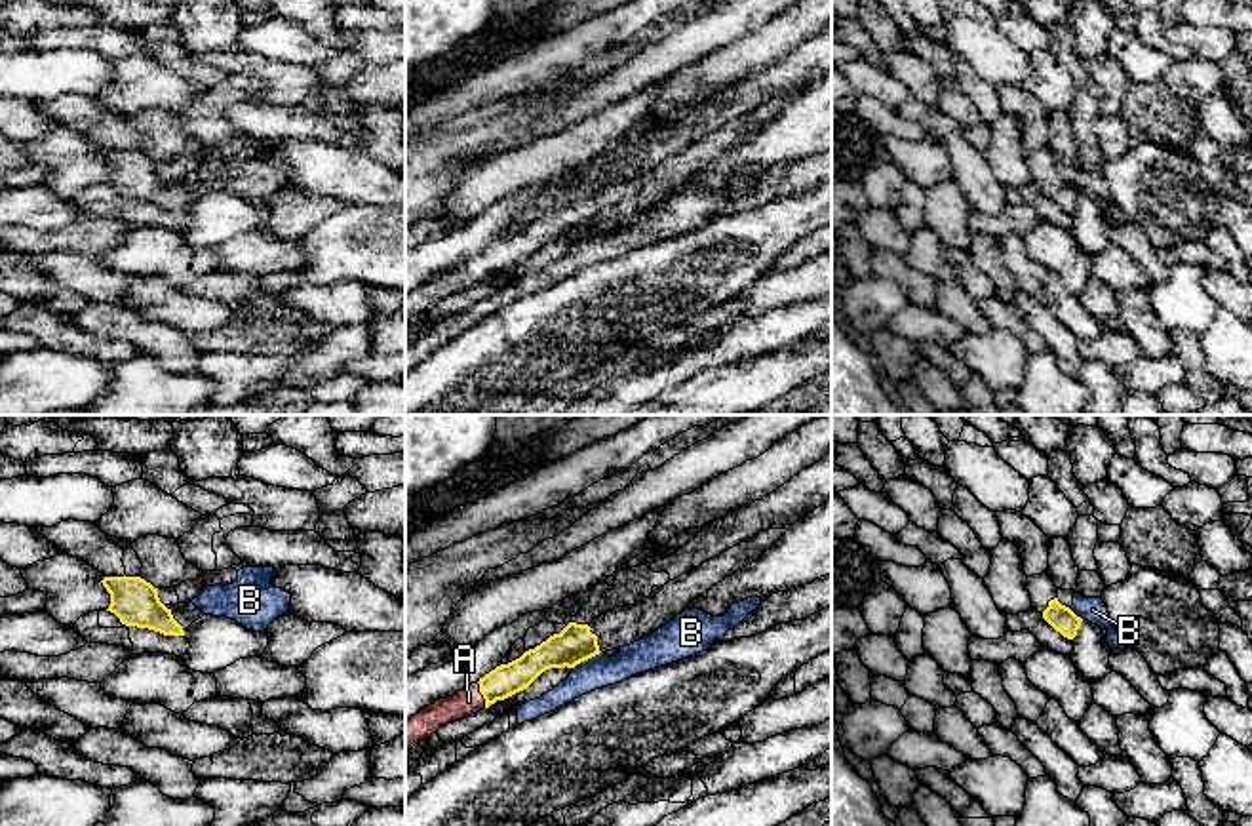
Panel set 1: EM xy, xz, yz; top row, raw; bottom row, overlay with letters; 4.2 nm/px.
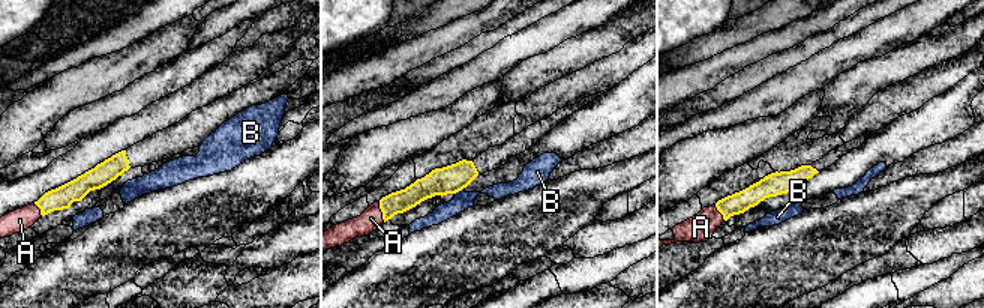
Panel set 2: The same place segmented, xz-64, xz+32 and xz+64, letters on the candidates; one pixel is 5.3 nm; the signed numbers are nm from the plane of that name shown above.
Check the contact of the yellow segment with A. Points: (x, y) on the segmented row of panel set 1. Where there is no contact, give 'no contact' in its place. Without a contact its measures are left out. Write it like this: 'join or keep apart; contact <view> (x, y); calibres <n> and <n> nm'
join; contact xz (482, 693); calibres 140 and 120 nm

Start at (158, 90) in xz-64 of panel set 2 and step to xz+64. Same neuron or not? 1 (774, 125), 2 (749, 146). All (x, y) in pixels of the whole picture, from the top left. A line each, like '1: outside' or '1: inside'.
1: inside
2: inside

